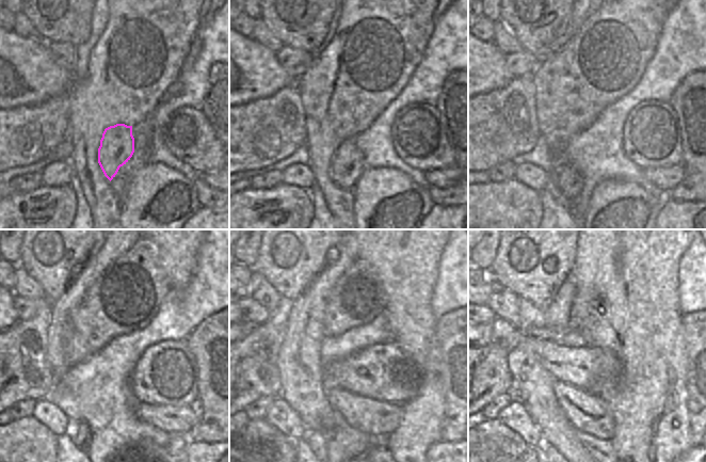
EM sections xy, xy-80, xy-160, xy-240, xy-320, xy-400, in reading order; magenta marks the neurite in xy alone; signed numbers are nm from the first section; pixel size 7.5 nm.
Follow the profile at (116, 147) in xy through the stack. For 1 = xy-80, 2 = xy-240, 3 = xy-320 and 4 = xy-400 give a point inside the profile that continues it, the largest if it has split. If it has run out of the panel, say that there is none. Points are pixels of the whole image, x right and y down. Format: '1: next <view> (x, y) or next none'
1: next xy-80 (348, 163)
2: next xy-240 (81, 435)
3: next xy-320 (317, 440)
4: next xy-400 (546, 446)

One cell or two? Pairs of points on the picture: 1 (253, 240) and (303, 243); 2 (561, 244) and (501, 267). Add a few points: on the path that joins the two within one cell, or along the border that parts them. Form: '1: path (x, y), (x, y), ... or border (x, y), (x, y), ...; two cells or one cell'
1: border (260, 240), (258, 254), (253, 265); two cells
2: path (559, 266), (558, 272), (551, 275), (523, 273); one cell

